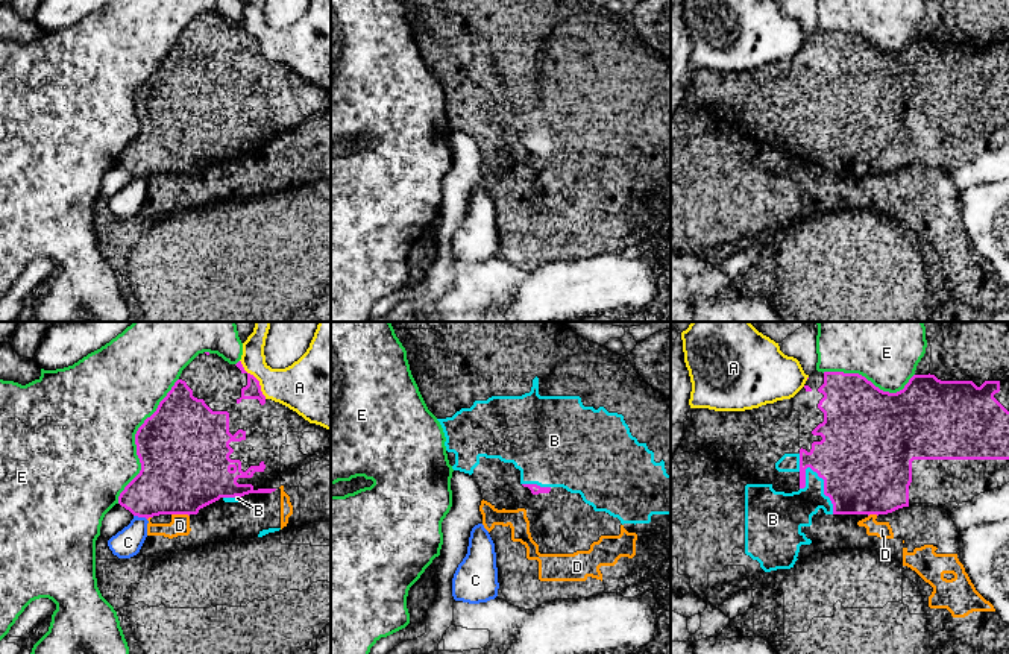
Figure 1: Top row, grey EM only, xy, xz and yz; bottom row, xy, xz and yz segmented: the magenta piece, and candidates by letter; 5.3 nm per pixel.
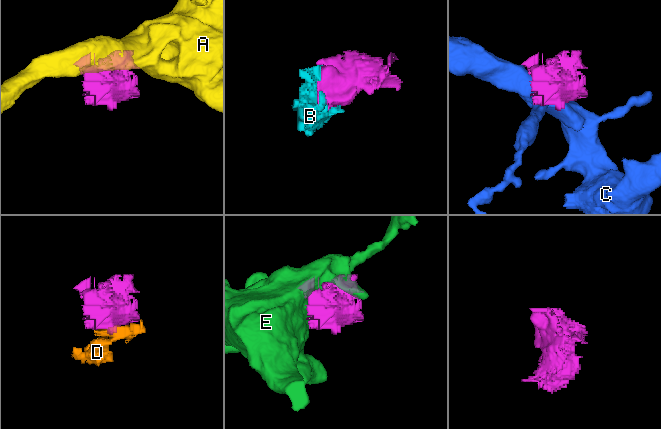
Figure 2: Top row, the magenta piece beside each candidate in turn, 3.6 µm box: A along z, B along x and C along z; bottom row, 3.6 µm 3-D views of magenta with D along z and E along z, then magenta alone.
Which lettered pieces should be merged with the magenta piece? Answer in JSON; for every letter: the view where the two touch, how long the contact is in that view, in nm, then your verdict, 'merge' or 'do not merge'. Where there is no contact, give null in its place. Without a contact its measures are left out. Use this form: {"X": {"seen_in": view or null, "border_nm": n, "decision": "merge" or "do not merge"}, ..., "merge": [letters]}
{"A": {"seen_in": "xy", "border_nm": 240, "decision": "do not merge"}, "B": {"seen_in": "yz", "border_nm": 300, "decision": "do not merge"}, "C": {"seen_in": "xy", "border_nm": 80, "decision": "do not merge"}, "D": {"seen_in": "xy", "border_nm": 100, "decision": "do not merge"}, "E": {"seen_in": "xy", "border_nm": 750, "decision": "do not merge"}, "merge": []}

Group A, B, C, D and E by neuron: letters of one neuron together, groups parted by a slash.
A / B D / C / E

